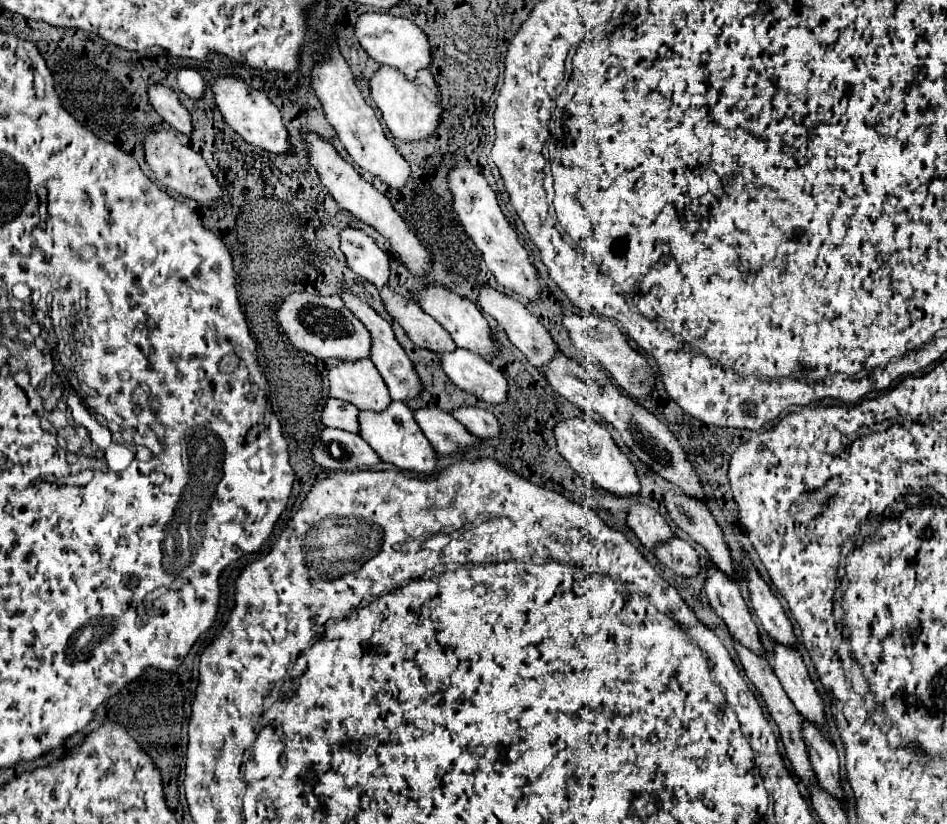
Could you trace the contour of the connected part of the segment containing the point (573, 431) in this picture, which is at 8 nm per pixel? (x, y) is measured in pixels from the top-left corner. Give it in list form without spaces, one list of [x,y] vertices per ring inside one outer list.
[[[565,419],[555,427],[557,449],[569,461],[569,465],[583,477],[597,483],[601,489],[625,497],[635,499],[641,495],[641,483],[637,471],[629,457],[621,453],[621,449],[613,443],[609,431],[597,421],[583,421],[583,419]]]

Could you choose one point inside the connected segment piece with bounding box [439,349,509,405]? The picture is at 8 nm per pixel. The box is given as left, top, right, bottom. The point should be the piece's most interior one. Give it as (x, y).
(471, 373)

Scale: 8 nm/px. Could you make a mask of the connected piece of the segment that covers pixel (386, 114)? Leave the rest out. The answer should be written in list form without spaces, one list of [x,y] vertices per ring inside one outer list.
[[[381,67],[375,77],[371,79],[371,97],[377,103],[383,121],[387,123],[393,137],[403,141],[425,141],[431,135],[435,135],[439,123],[441,123],[441,99],[439,89],[435,83],[435,77],[429,69],[421,69],[417,73],[415,81],[409,81],[403,73],[399,73],[393,67]]]

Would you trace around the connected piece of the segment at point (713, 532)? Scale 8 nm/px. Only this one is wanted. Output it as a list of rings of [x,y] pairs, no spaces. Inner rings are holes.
[[[673,491],[665,493],[665,507],[669,511],[669,517],[701,547],[707,549],[709,559],[719,571],[723,571],[729,579],[735,581],[735,561],[731,559],[731,551],[723,539],[723,531],[713,519],[711,511],[705,509],[705,503],[685,497],[685,495],[675,495]]]

